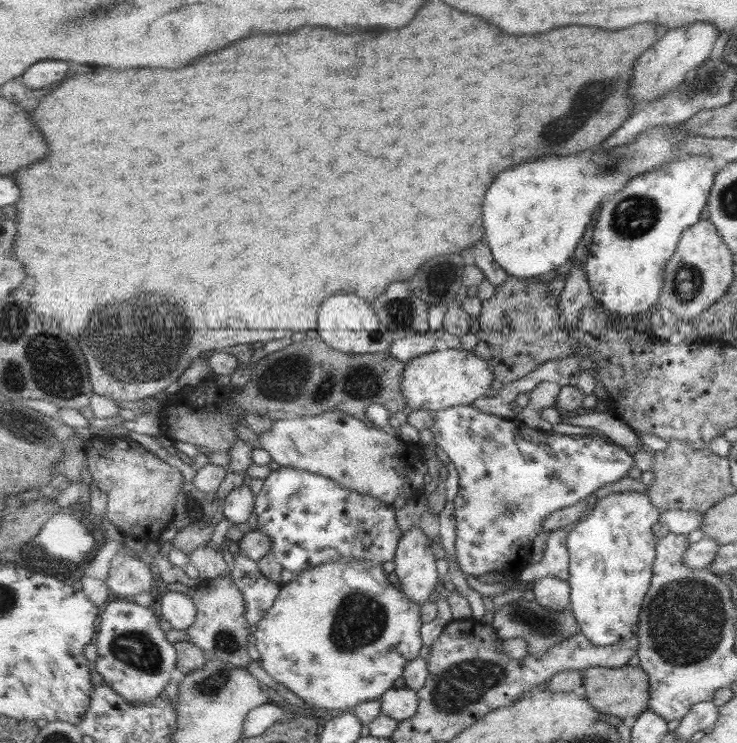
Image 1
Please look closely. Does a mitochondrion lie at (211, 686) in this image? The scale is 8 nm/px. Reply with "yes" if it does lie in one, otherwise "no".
yes

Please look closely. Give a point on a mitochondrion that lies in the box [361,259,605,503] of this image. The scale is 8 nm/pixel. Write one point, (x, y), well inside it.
(400, 315)

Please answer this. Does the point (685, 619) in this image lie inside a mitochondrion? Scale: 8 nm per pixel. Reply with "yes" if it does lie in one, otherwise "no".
yes

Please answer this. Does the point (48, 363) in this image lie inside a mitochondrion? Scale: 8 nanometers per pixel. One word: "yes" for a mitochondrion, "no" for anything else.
yes

